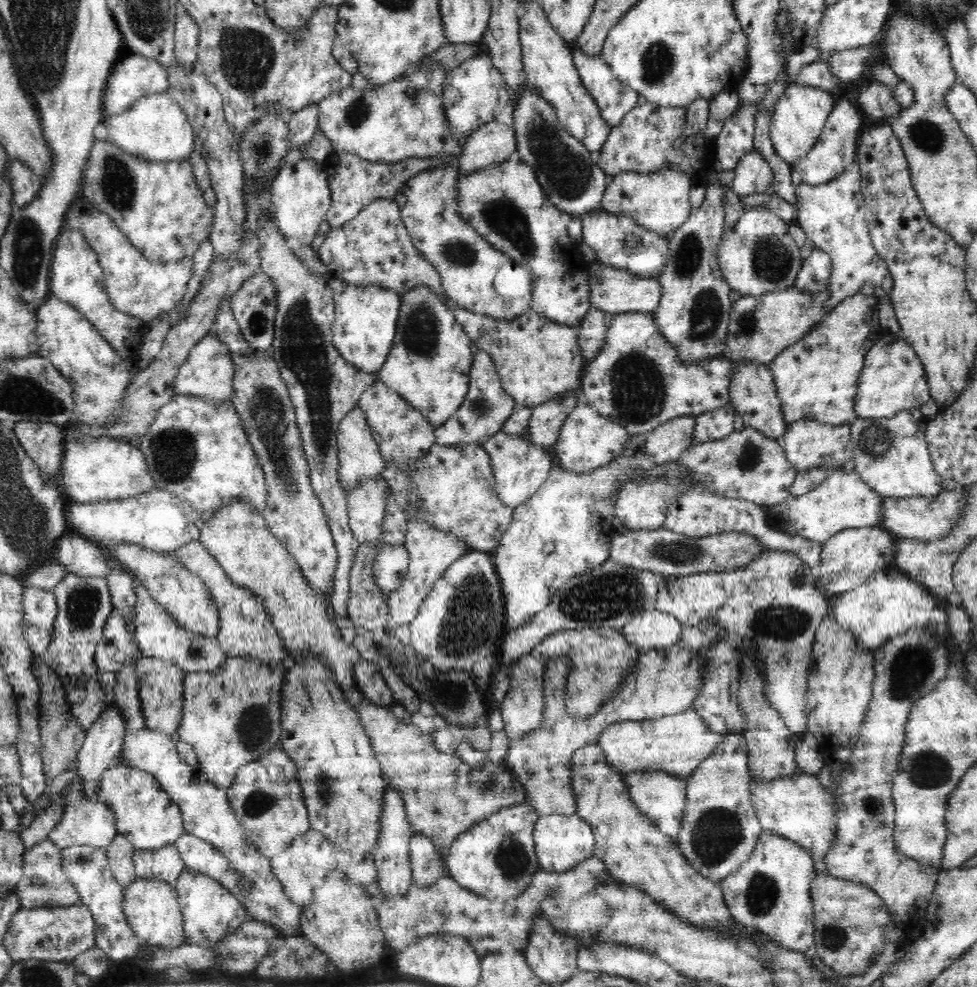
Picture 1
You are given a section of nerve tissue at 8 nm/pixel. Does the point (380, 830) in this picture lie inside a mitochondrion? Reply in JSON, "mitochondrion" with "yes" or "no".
{"mitochondrion":"no"}

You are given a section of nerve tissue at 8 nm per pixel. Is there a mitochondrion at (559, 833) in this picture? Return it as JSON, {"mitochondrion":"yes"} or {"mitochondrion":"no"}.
{"mitochondrion":"no"}

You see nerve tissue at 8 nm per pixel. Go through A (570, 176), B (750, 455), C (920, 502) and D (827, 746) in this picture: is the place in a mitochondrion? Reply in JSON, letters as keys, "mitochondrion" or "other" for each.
{"A":"mitochondrion","B":"mitochondrion","C":"other","D":"other"}

